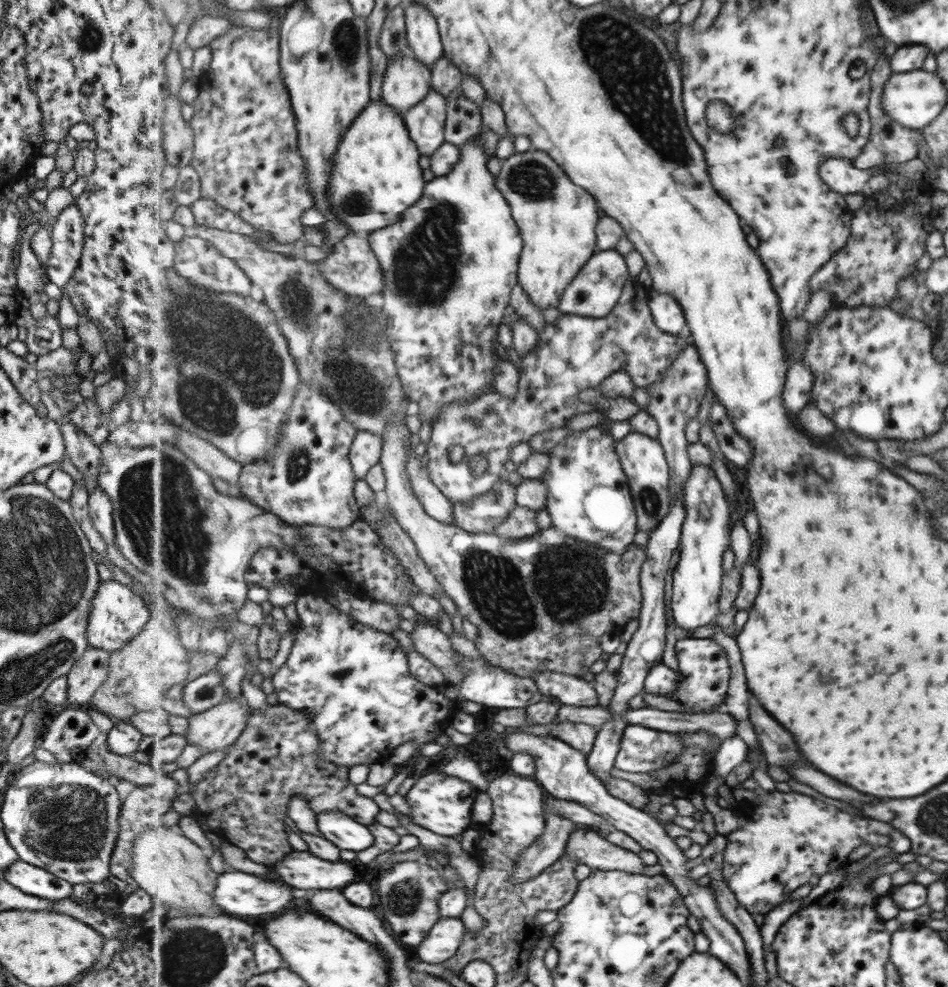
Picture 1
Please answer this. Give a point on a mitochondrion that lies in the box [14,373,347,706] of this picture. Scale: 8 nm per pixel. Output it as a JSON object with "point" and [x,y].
{"point":[162,513]}

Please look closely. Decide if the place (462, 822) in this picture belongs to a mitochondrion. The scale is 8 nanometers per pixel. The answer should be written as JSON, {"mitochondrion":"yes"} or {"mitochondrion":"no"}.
{"mitochondrion":"no"}

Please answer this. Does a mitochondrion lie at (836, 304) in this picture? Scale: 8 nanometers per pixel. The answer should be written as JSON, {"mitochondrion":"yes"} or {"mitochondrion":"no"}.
{"mitochondrion":"no"}

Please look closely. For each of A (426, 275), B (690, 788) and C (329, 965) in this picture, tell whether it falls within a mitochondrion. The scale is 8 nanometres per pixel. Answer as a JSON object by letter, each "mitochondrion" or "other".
{"A":"mitochondrion","B":"other","C":"other"}

